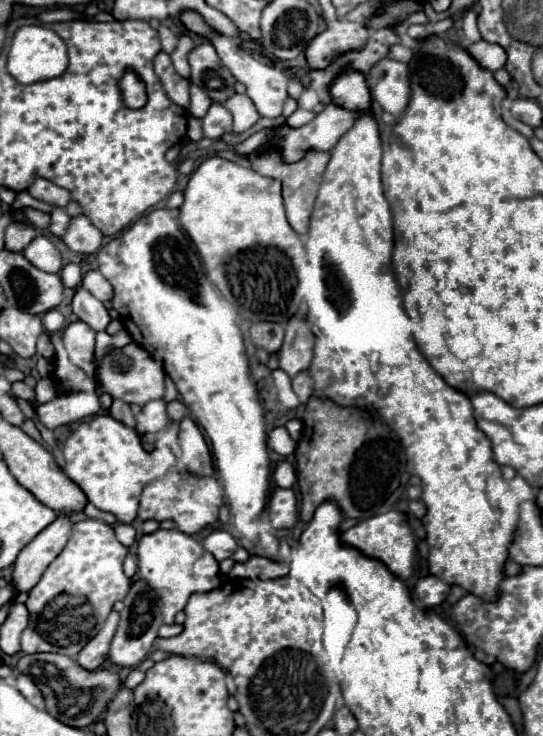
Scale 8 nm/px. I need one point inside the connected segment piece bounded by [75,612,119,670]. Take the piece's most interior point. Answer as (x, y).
(95, 653)

